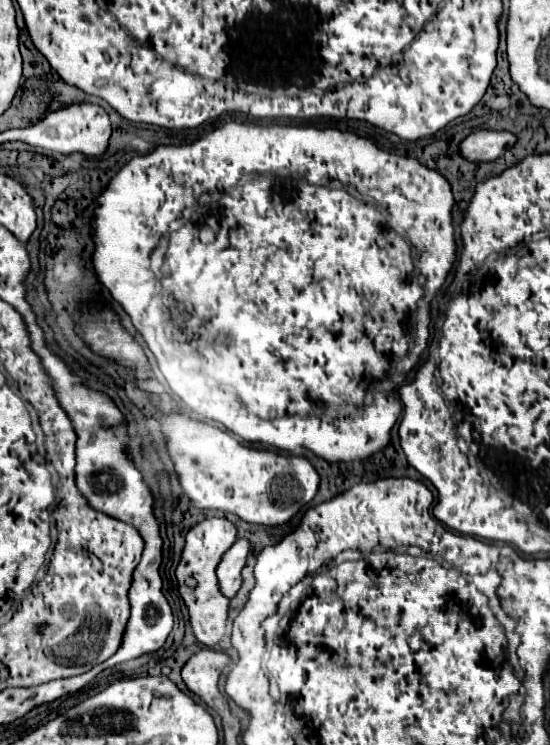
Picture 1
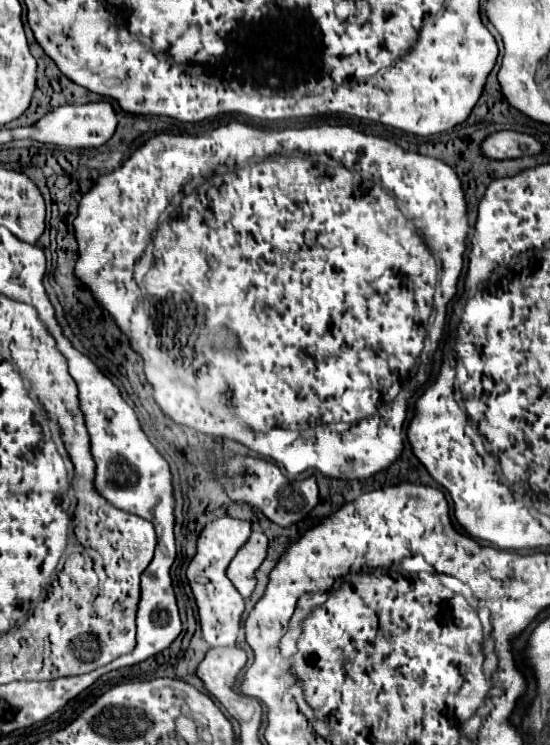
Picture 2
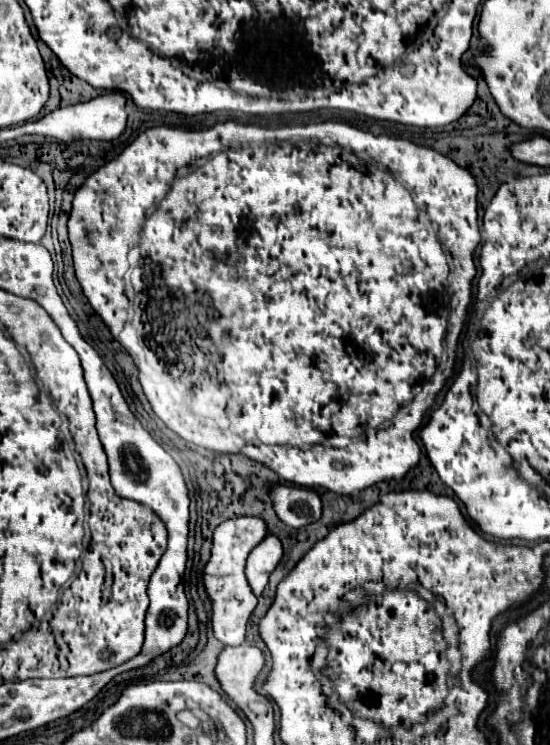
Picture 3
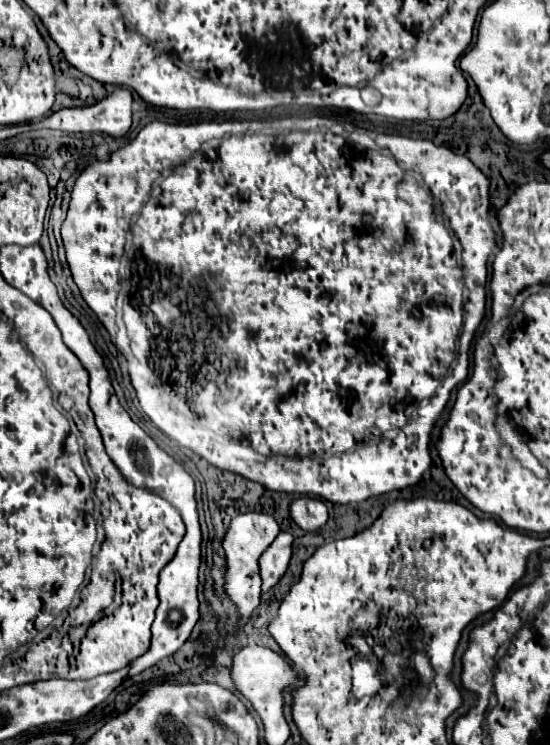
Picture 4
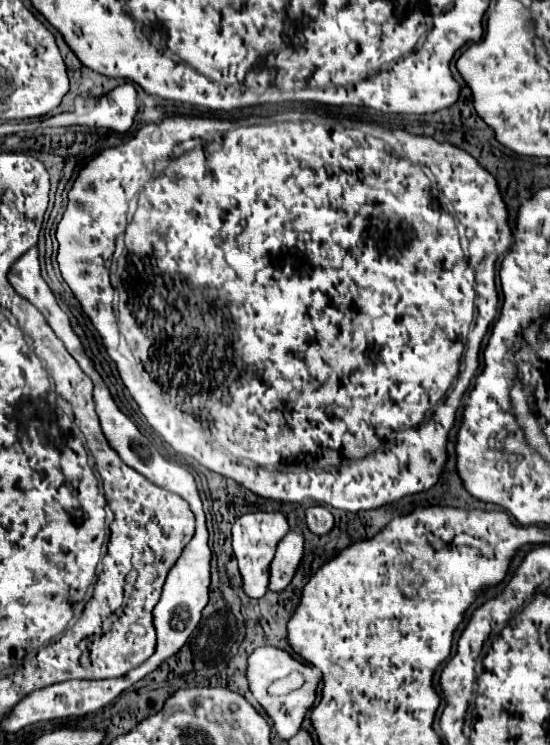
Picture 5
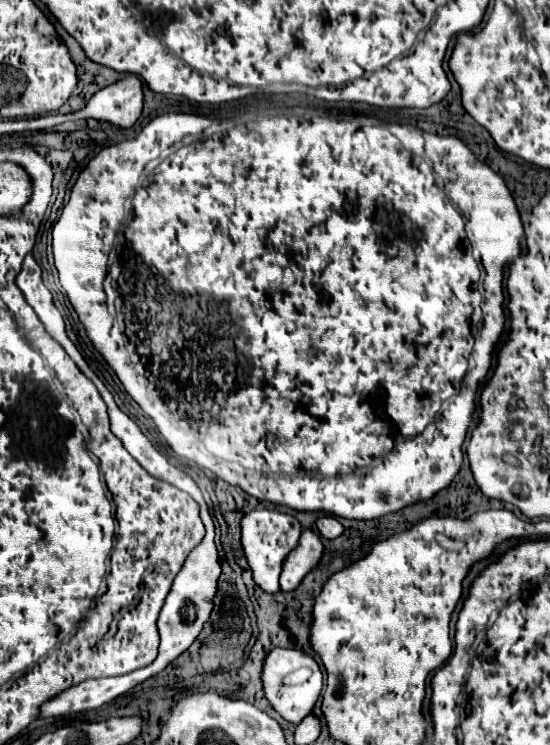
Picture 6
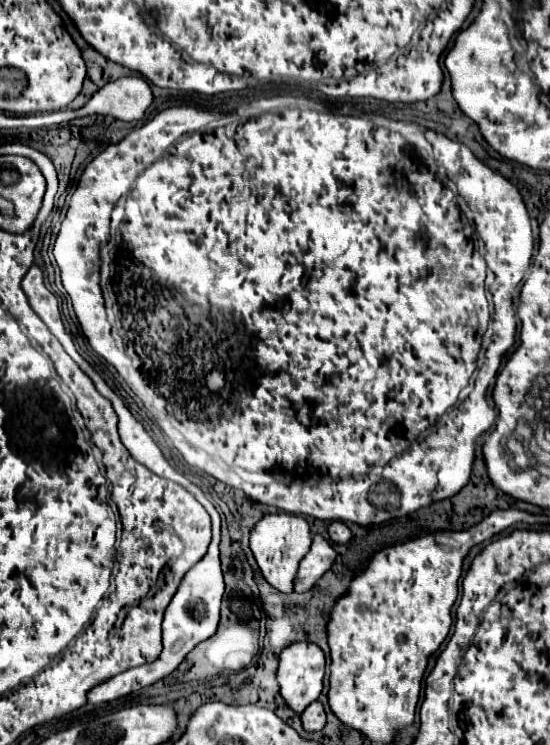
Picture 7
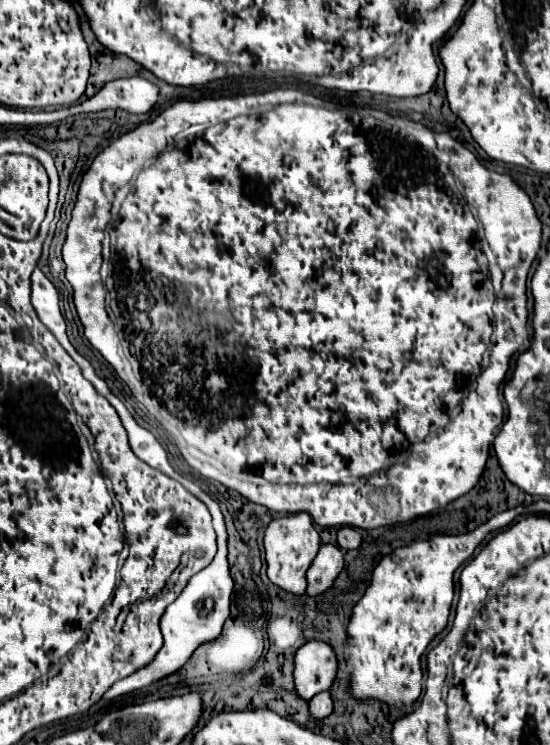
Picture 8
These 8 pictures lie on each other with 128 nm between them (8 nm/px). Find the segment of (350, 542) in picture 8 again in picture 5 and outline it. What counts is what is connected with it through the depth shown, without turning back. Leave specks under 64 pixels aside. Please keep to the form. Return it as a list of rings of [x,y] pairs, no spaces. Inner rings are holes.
[[[314,506],[306,510],[306,524],[314,534],[328,534],[334,526],[334,518],[324,506]]]

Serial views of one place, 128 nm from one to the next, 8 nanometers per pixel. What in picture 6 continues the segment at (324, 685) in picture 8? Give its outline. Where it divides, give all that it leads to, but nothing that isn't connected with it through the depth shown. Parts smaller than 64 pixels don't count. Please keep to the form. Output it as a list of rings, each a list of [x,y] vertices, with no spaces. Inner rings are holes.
[[[274,648],[264,662],[264,670],[262,670],[262,682],[264,682],[264,692],[268,702],[272,704],[272,708],[286,720],[292,724],[298,724],[306,714],[312,712],[320,690],[322,690],[322,672],[318,662],[302,652],[302,650],[294,650],[294,648]]]

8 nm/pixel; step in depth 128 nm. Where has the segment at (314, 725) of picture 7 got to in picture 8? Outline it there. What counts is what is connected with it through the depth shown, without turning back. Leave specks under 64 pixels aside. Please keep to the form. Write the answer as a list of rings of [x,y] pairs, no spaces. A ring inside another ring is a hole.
[[[328,690],[316,694],[308,704],[310,704],[310,712],[312,712],[312,716],[318,718],[318,720],[326,718],[326,716],[332,714],[332,710],[334,710],[334,702],[332,702],[332,696],[330,696]]]

